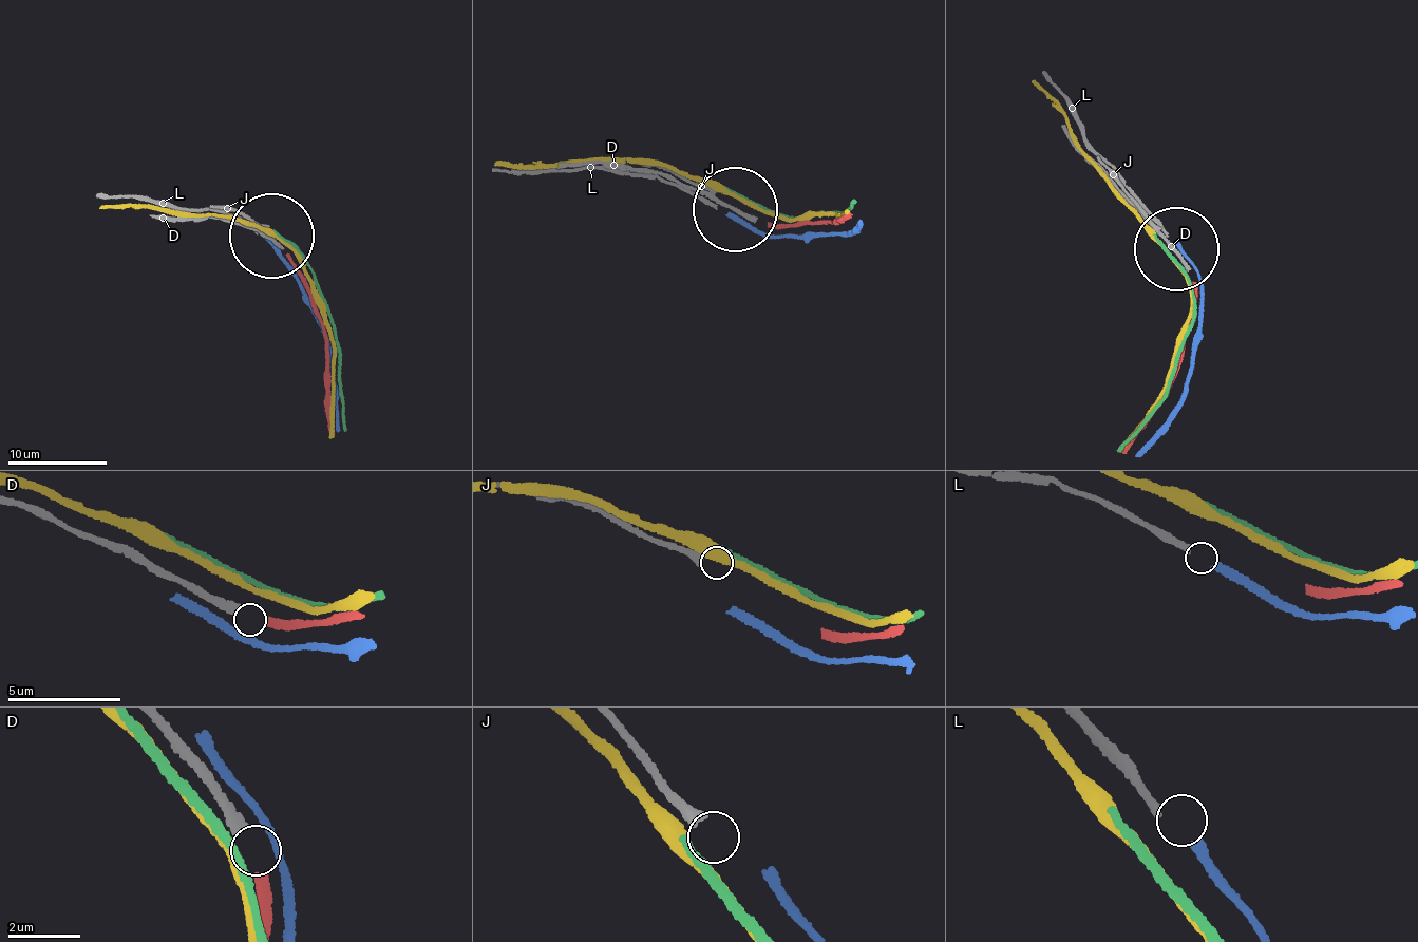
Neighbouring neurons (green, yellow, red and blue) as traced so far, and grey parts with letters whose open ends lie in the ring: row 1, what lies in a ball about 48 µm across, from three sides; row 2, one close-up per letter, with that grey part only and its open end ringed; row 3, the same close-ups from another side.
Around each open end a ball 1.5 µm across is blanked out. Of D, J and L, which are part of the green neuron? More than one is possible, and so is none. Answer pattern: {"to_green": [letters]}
{"to_green": []}

